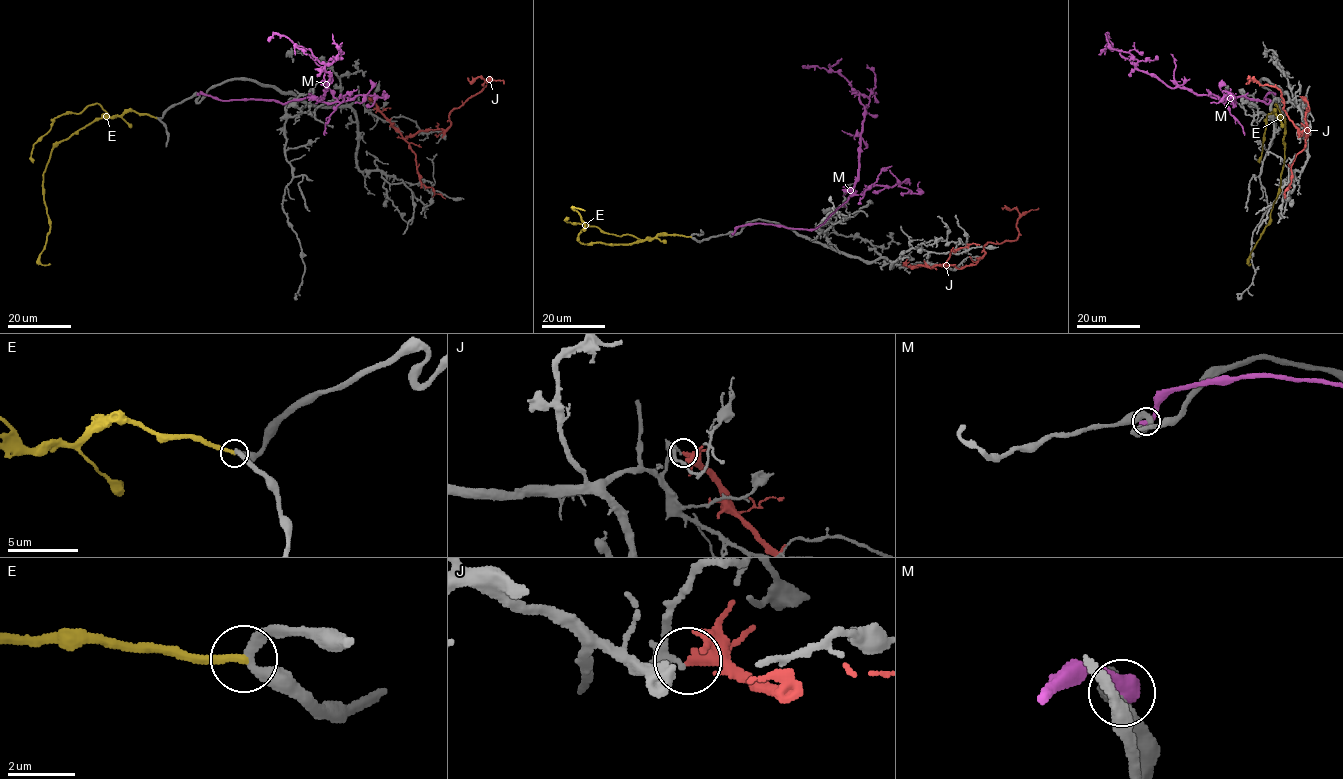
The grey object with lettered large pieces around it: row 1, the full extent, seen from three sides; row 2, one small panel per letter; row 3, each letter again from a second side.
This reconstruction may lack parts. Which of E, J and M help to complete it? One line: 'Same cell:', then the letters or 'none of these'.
Same cell: none of these

